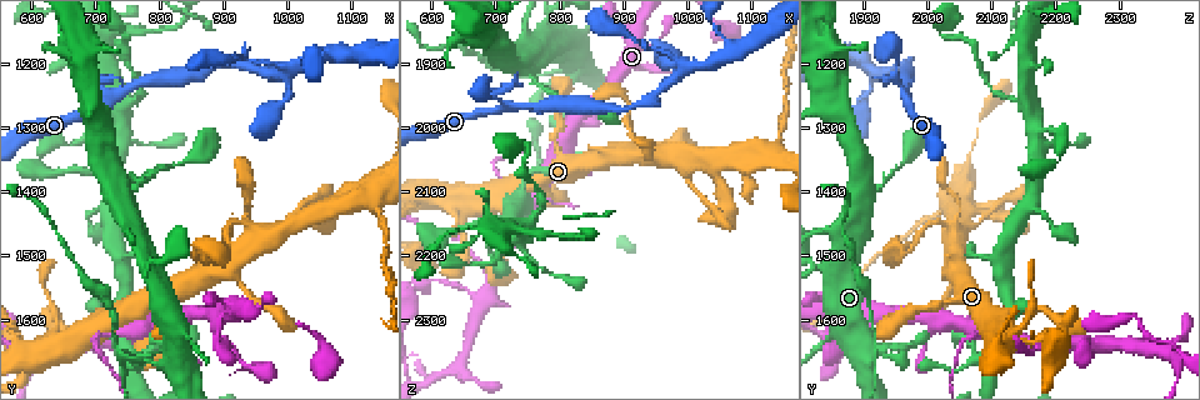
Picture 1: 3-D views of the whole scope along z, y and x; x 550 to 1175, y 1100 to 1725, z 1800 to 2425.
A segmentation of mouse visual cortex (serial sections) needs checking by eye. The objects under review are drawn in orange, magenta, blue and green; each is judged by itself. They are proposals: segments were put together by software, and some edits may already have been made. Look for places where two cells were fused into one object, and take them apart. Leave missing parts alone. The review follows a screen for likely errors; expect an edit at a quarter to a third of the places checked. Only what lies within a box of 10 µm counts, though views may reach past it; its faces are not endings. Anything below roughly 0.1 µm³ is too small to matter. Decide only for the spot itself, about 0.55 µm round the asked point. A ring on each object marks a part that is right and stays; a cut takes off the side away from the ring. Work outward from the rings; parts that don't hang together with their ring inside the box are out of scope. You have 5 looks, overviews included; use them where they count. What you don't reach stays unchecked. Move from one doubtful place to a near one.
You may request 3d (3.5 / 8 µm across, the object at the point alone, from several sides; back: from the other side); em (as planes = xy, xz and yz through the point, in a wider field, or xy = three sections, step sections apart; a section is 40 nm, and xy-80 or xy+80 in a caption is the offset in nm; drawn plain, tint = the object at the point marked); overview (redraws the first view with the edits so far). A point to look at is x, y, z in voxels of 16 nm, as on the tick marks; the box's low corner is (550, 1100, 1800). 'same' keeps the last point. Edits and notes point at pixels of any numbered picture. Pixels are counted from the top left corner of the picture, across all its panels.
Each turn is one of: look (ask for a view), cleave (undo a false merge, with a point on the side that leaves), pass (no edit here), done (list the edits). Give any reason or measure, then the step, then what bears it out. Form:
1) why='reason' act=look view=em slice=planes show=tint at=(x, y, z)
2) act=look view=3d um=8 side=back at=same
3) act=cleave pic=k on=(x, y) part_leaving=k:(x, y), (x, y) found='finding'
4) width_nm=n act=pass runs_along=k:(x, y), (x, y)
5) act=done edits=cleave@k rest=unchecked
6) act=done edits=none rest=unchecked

why='branch point' act=look view=3d um=3.5 at=(745, 1655, 1925)

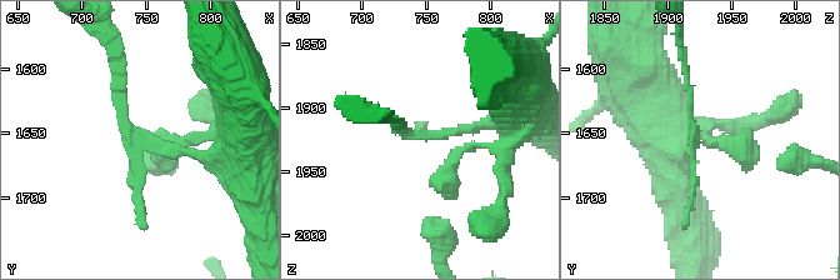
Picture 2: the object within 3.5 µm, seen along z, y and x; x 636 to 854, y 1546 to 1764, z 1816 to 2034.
arms=3 arm_widths_nm=100,100,150 why='now the EM' act=look view=em slice=xy step=2 show=tint at=(748, 1656, 1920)

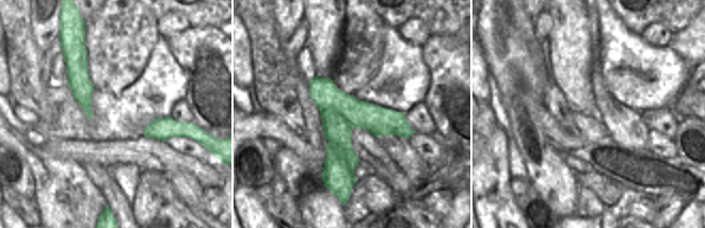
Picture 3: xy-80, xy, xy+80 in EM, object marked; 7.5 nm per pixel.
act=cleave pic=2 on=(124, 113) part_leaving=2:(160, 145), (123, 123), (115, 45) found='a second cell is stuck on'

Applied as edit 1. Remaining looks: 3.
why='sharp bend' act=look view=3d um=3.5 at=(1135, 1425, 2030)

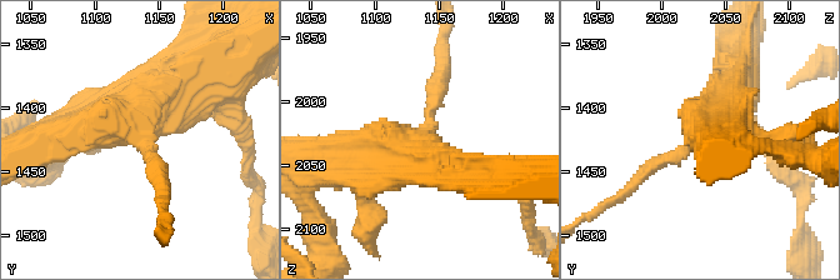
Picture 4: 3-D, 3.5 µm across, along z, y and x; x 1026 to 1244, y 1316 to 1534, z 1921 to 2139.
act=look view=em slice=planes show=tint at=(1136, 1424, 2026)

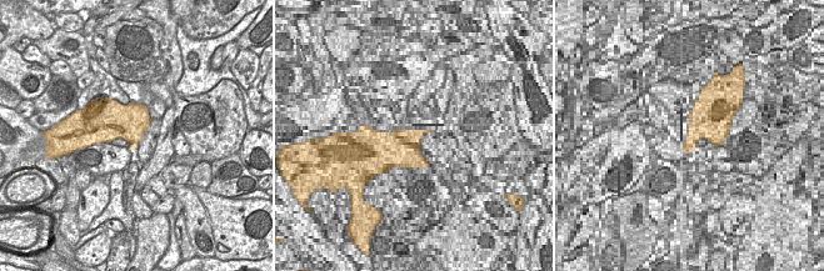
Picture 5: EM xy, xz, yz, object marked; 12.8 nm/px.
act=cleave pic=4 on=(153, 169) part_leaving=4:(149, 148), (160, 171), (164, 216) found='a second cell is stuck on'

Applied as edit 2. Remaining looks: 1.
act=done edits=cleave@2,cleave@4 rest=unchecked

